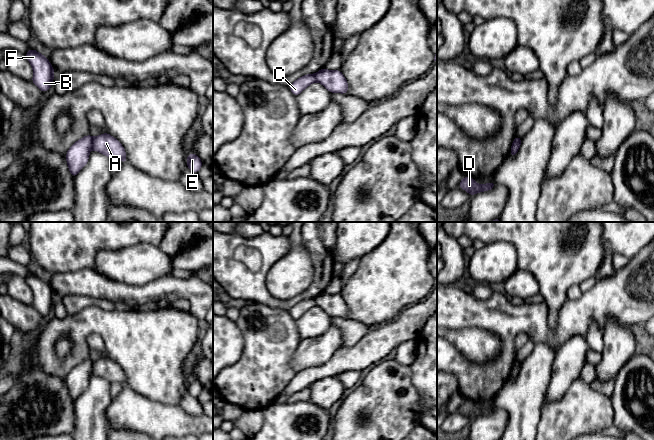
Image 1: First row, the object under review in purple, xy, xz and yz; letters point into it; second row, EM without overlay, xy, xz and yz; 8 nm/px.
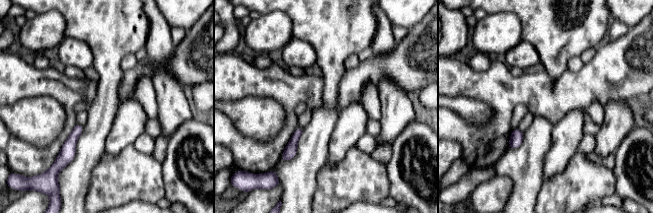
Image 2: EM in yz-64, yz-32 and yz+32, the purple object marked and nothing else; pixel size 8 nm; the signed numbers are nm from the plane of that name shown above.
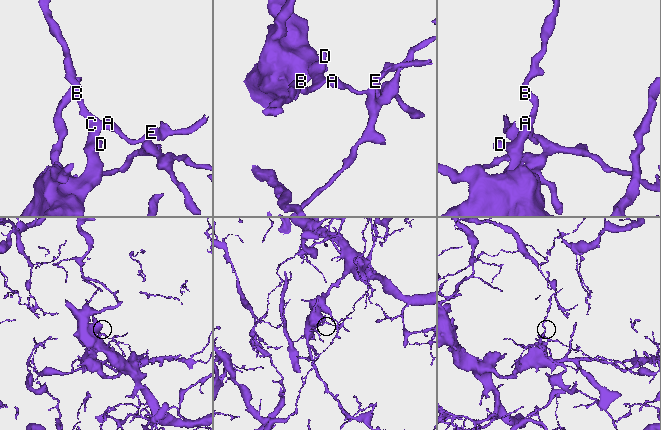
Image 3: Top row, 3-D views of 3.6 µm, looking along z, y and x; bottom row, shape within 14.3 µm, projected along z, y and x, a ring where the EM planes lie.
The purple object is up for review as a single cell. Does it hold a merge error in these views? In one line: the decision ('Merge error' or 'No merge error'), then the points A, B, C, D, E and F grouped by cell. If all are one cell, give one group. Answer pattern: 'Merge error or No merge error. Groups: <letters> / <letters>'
Merge error. Groups: A E / B C D F

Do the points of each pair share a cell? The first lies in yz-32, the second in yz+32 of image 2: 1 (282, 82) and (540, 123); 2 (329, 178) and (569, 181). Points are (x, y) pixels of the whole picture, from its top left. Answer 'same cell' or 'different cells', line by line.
1: different cells
2: same cell

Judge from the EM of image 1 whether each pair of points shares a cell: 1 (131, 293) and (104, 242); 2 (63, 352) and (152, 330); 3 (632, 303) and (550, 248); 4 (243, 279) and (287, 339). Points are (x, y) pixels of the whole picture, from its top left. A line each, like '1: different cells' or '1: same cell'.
1: different cells
2: different cells
3: different cells
4: different cells

